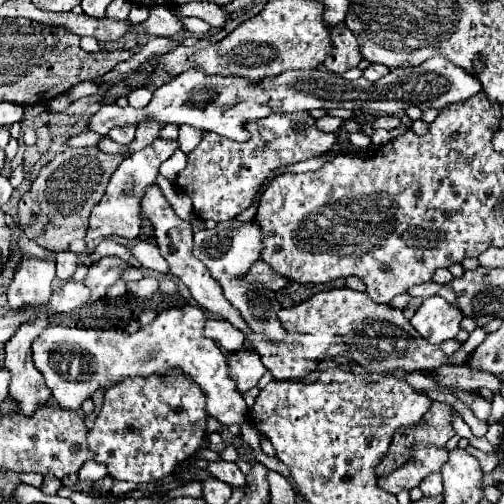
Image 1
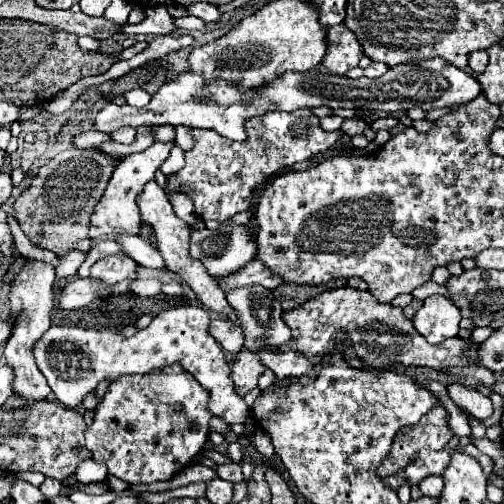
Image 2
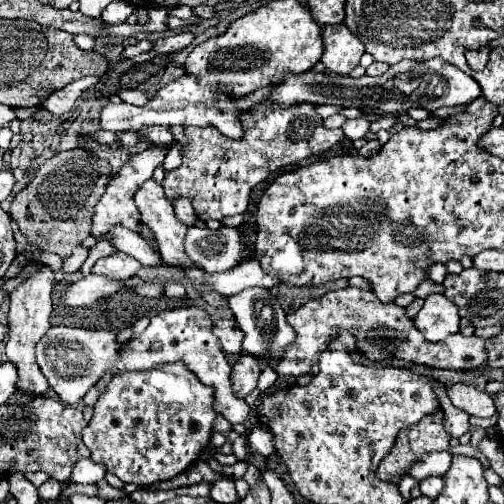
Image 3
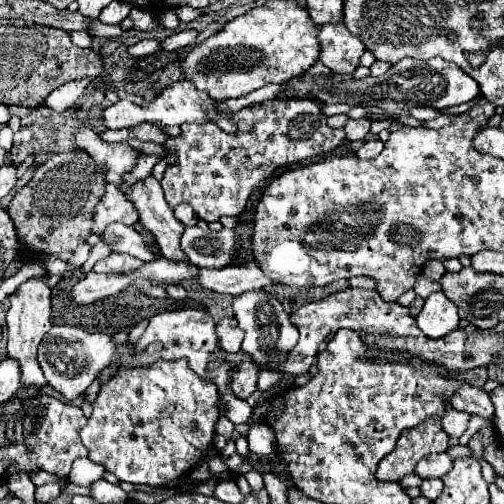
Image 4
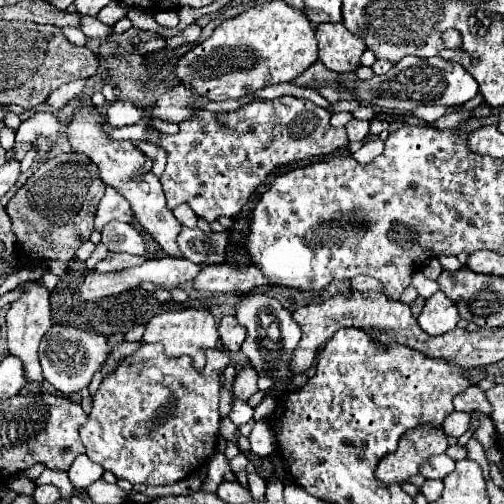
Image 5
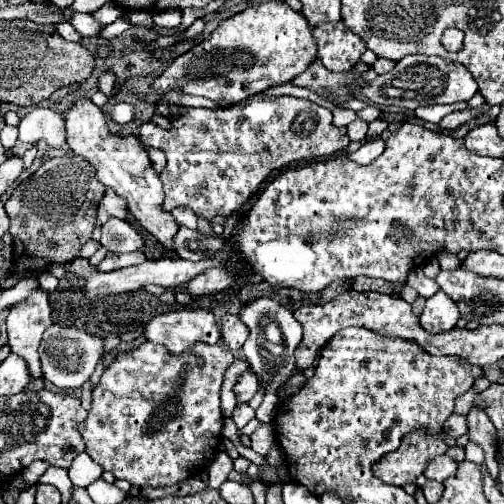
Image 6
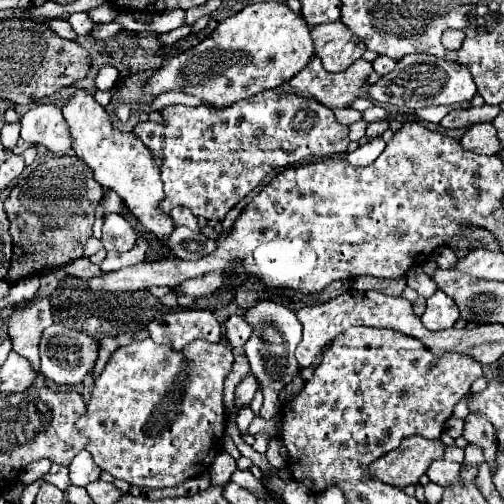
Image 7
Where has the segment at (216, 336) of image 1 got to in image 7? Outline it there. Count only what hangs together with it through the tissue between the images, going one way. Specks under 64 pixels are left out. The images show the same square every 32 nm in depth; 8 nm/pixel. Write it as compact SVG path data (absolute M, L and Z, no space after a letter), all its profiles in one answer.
M230 316L224 322L224 328L226 328L226 338L232 348L242 348L246 340L252 336L252 326L242 316Z

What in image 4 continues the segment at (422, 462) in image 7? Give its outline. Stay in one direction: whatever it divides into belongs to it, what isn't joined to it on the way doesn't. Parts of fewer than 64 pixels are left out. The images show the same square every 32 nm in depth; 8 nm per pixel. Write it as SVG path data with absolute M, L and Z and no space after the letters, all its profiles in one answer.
M428 418L424 424L420 424L416 428L410 428L408 432L400 434L396 450L390 452L388 456L384 456L384 460L380 460L376 476L384 482L402 482L402 478L406 478L408 474L414 474L416 464L422 458L430 456L432 452L446 452L446 448L448 448L448 434L442 430L441 419Z

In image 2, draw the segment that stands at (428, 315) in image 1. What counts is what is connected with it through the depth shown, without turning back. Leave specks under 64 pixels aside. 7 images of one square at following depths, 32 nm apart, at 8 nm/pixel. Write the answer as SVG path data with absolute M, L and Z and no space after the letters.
M430 296L424 300L424 306L412 318L414 328L430 342L440 344L442 340L458 334L460 312L446 296Z

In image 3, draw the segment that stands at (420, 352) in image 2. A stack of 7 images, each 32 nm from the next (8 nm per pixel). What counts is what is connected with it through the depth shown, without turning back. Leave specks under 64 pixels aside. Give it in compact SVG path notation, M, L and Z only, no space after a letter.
M344 288L336 292L328 292L318 300L310 300L300 306L296 312L288 314L288 324L296 330L298 338L292 348L284 354L284 360L274 366L280 376L302 376L308 374L316 356L328 346L338 330L350 330L360 344L360 350L372 362L386 360L390 356L400 358L404 362L416 362L432 368L448 368L448 370L472 370L484 366L488 362L488 342L490 338L480 338L476 334L464 336L462 332L450 334L446 340L428 342L424 334L414 326L414 320L406 316L406 308L396 306L394 302L380 302L372 290L360 288Z

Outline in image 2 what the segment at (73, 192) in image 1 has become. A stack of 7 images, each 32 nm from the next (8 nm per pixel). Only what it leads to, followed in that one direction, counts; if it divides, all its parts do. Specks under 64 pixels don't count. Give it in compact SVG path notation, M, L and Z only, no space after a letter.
M70 148L54 156L40 168L32 184L16 198L14 218L22 232L40 248L64 256L76 242L88 236L90 216L102 198L106 184L114 172L110 156L102 156L96 148Z

